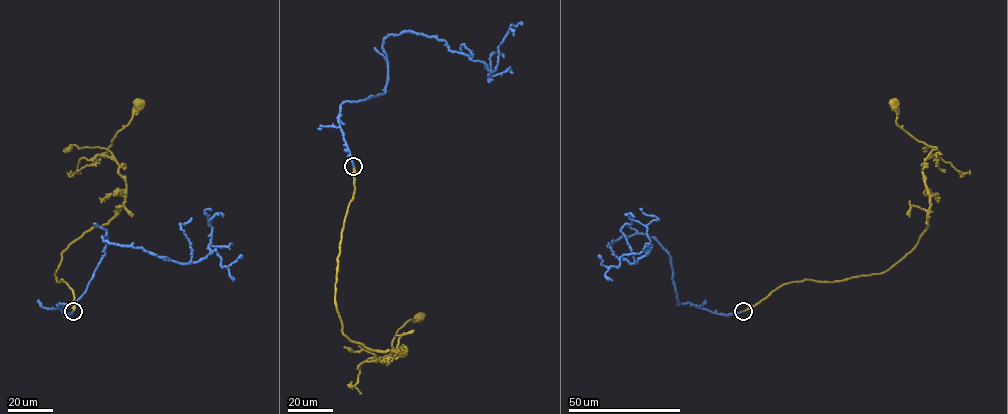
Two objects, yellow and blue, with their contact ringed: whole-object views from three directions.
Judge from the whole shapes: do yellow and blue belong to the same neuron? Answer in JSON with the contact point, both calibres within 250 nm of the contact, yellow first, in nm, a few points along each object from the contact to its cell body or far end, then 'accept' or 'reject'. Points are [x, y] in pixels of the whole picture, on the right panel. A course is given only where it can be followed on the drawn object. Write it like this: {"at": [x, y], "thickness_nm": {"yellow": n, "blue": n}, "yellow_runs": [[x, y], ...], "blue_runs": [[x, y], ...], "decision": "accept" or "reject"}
{"at": [743, 311], "thickness_nm": {"yellow": 260, "blue": 240}, "yellow_runs": [[743, 311], [791, 282], [882, 273], [918, 243], [929, 202], [923, 165], [936, 148], [896, 123], [894, 103]], "blue_runs": [[743, 311], [677, 304], [671, 258], [645, 234], [608, 246], [635, 263], [646, 250], [618, 267], [600, 255]], "decision": "accept"}

